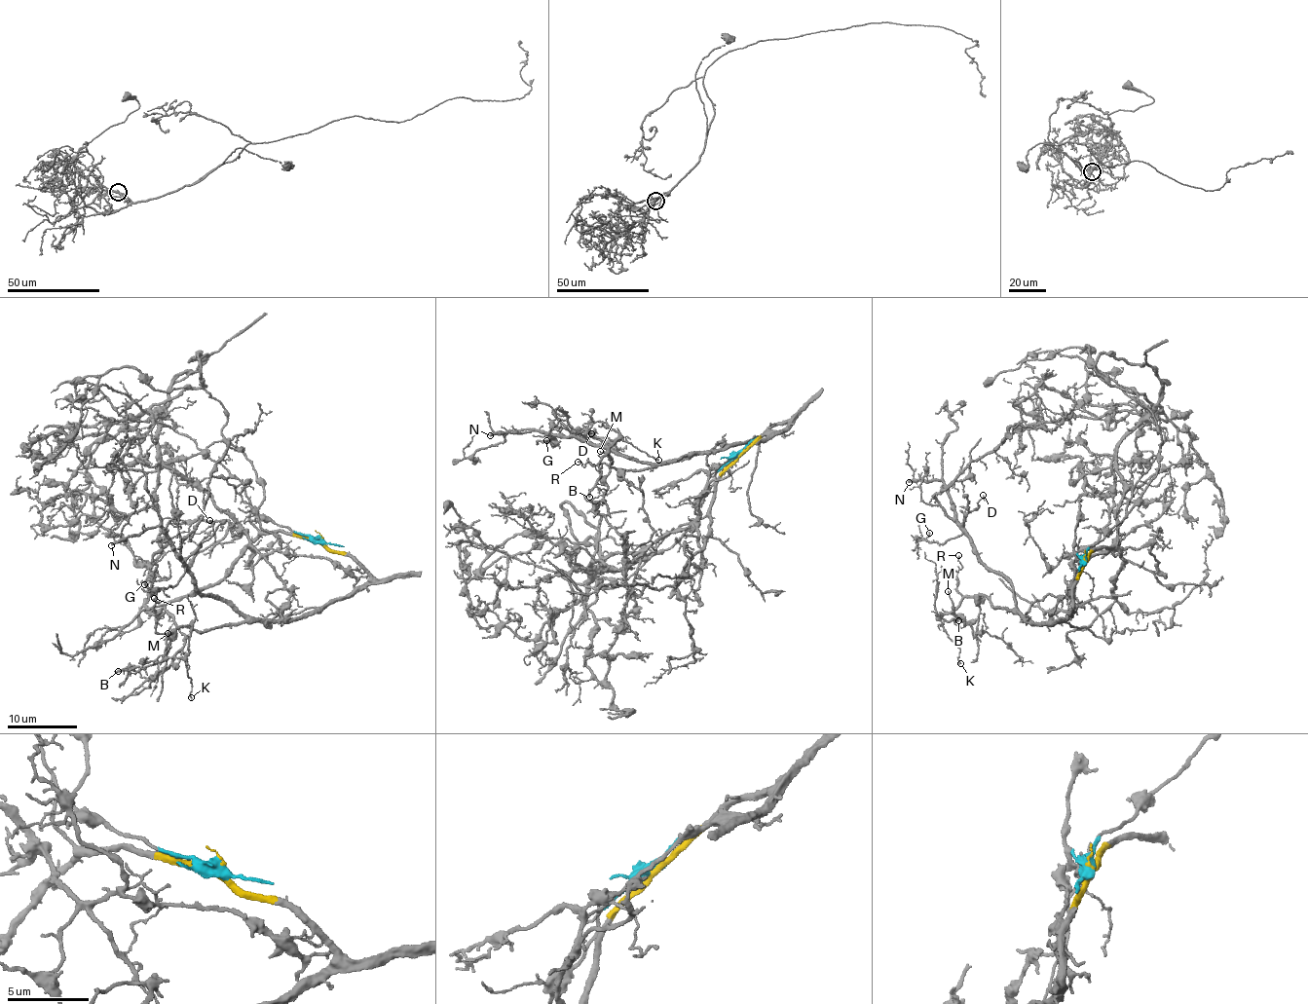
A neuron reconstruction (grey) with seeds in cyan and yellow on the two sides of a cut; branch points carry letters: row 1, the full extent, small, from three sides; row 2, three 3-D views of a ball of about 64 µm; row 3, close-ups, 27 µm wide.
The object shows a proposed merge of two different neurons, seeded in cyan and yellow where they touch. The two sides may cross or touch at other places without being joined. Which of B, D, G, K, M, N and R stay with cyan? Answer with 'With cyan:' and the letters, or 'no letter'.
With cyan: no letter

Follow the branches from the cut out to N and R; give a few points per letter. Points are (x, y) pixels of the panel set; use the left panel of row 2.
N: (319, 541), (361, 566), (368, 581), (301, 615), (261, 622), (201, 594), (161, 526), (111, 545)
R: (319, 541), (361, 566), (368, 581), (293, 618), (194, 630), (174, 627), (159, 634), (155, 630), (155, 598)

